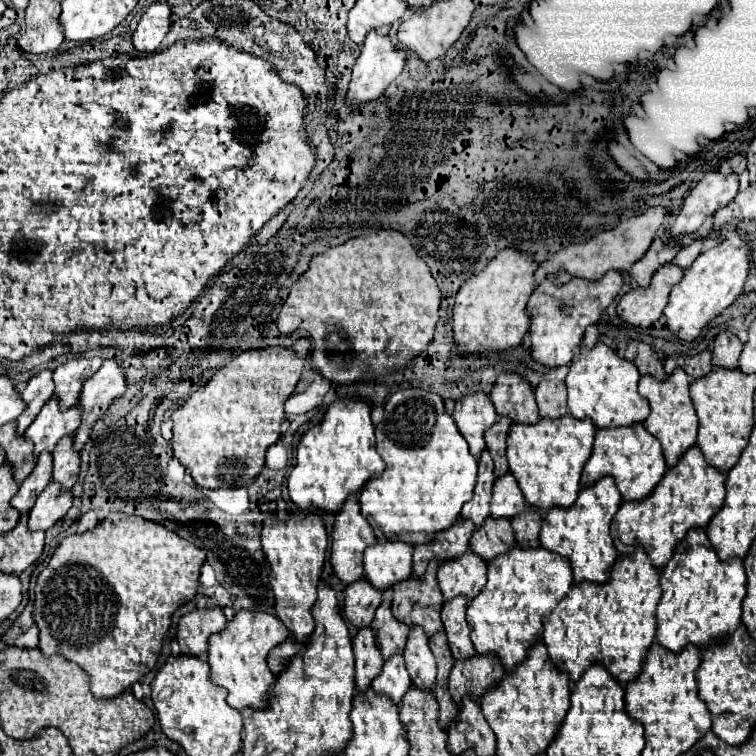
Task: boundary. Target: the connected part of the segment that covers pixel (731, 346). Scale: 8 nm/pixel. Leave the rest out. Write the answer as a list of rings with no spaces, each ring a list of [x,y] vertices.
[[[722,332],[712,344],[712,364],[714,368],[738,368],[738,356],[742,352],[742,342],[732,332]]]

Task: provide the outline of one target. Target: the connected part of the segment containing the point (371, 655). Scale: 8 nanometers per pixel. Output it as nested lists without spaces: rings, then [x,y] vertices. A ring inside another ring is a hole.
[[[362,628],[358,630],[354,638],[354,660],[356,660],[356,686],[358,692],[364,694],[372,680],[382,672],[382,654],[378,652],[378,644],[374,644],[374,632],[372,628]]]

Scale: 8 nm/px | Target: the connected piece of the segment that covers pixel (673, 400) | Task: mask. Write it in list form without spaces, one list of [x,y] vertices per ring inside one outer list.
[[[676,368],[676,372],[672,376],[668,376],[662,384],[658,384],[658,380],[650,380],[650,376],[640,378],[638,392],[650,404],[650,416],[646,418],[644,428],[662,444],[662,454],[666,458],[668,468],[676,466],[678,460],[682,458],[682,454],[696,444],[696,432],[698,432],[696,424],[698,424],[698,420],[694,416],[694,404],[690,400],[688,388],[690,388],[688,376],[680,368]]]

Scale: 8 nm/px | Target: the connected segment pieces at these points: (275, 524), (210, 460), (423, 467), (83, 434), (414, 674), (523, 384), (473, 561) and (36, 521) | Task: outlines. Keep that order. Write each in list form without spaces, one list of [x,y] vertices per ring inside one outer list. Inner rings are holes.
[[[296,512],[286,514],[286,522],[282,524],[278,520],[278,514],[270,514],[262,530],[262,548],[270,564],[270,584],[276,598],[276,616],[288,628],[296,642],[306,644],[306,638],[310,638],[314,632],[312,606],[316,602],[318,582],[328,548],[322,516],[306,516],[306,512]]]
[[[248,350],[236,354],[236,358],[218,370],[210,382],[206,382],[198,392],[190,396],[178,410],[172,412],[174,422],[174,438],[172,450],[178,462],[190,472],[192,480],[200,488],[238,488],[254,482],[254,478],[264,468],[266,450],[278,442],[282,436],[282,422],[286,420],[284,402],[294,392],[300,374],[302,374],[304,358],[296,352],[286,350]]]
[[[408,388],[390,396],[384,406],[384,418],[376,426],[376,450],[386,462],[386,468],[380,480],[372,480],[372,484],[366,486],[366,492],[362,492],[358,502],[362,516],[380,540],[400,540],[418,546],[434,542],[438,532],[454,526],[462,506],[472,498],[478,462],[470,456],[466,440],[458,434],[458,428],[438,394],[424,388]]]
[[[104,360],[102,368],[90,380],[86,380],[82,388],[82,400],[78,402],[78,406],[82,408],[82,424],[74,438],[76,450],[82,450],[92,426],[104,416],[104,412],[112,406],[116,398],[124,396],[126,386],[126,372],[114,360]]]
[[[410,628],[410,636],[404,648],[404,660],[412,684],[420,690],[432,690],[436,684],[436,662],[422,628]]]
[[[500,374],[490,400],[500,416],[508,416],[514,424],[536,424],[540,420],[532,386],[518,374]]]
[[[466,552],[466,556],[462,556],[462,560],[454,560],[454,564],[440,564],[438,584],[444,602],[456,596],[464,596],[472,602],[486,586],[486,564],[482,564],[474,552]]]
[[[50,482],[36,498],[36,504],[30,510],[28,518],[30,530],[52,528],[70,510],[70,506],[72,506],[72,490],[62,488],[58,482]]]

